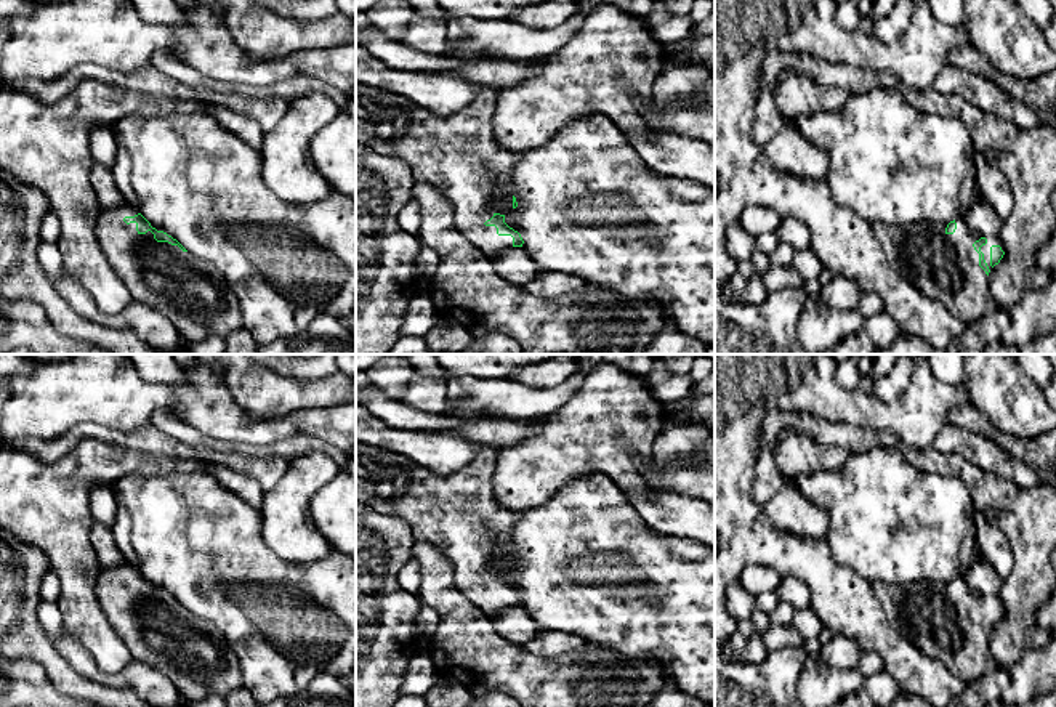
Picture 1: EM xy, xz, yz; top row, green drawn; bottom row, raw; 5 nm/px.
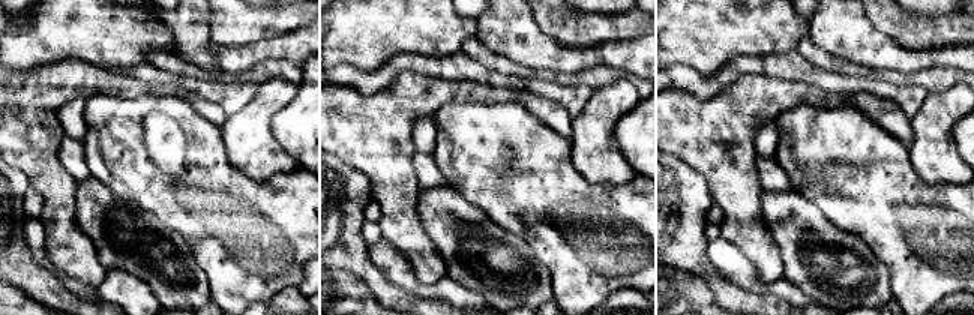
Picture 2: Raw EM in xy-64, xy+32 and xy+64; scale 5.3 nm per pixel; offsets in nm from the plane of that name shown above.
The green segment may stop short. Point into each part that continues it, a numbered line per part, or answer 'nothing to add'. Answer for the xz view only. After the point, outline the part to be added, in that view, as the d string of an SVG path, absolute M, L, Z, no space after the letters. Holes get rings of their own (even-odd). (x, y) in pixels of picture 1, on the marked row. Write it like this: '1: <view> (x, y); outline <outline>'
1: xz (457, 154); outline M356 83L356 143L381 156L402 160L415 183L434 186L452 204L453 228L487 257L513 247L511 236L498 236L495 226L486 226L495 213L513 212L511 172L516 154L495 144L492 117L497 91L481 87L476 99L450 117L428 112L401 95Z

